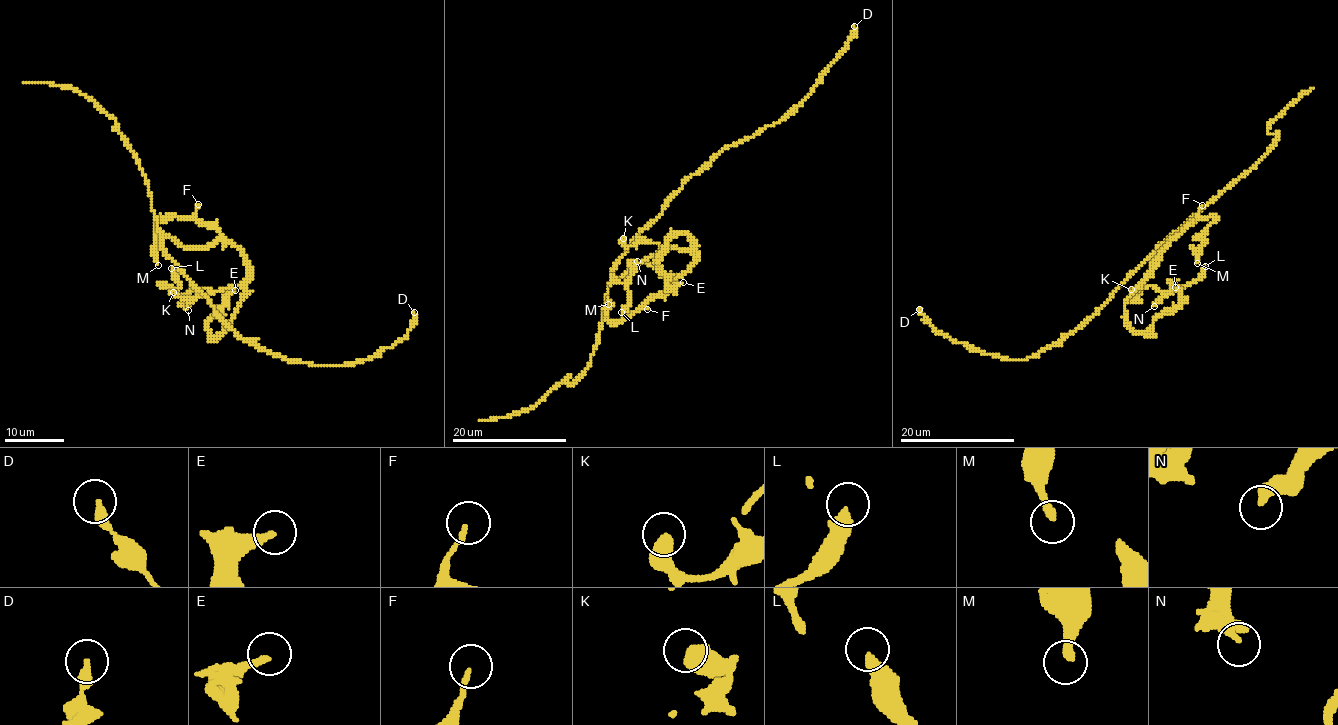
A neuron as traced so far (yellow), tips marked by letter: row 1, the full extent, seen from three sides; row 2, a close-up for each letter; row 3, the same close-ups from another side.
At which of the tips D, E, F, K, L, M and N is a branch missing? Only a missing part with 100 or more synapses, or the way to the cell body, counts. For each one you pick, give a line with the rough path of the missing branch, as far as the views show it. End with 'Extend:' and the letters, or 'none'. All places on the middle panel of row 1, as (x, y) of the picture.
Extend: none

